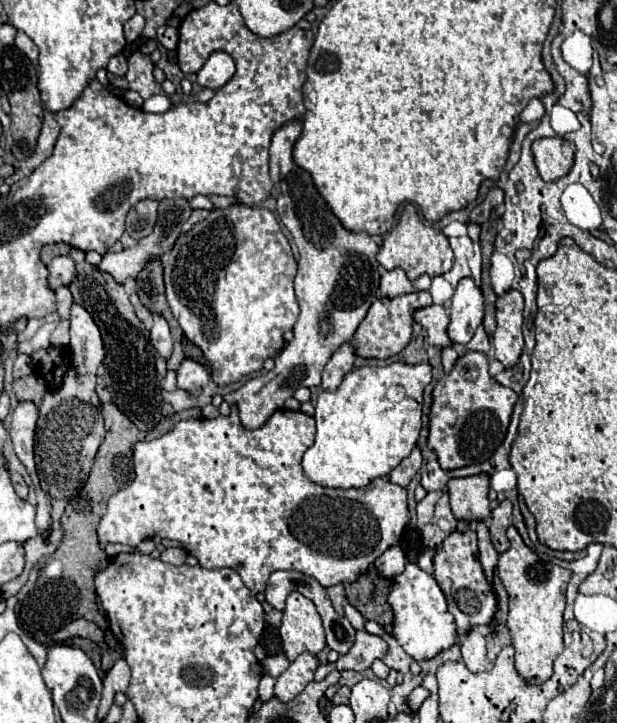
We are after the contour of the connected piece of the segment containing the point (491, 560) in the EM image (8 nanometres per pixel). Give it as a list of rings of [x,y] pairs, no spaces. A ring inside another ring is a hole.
[[[478,521],[478,549],[480,549],[480,563],[484,567],[484,573],[488,577],[488,581],[492,583],[492,571],[496,567],[496,561],[498,561],[498,553],[490,541],[490,533],[488,533],[488,527],[484,521]]]

